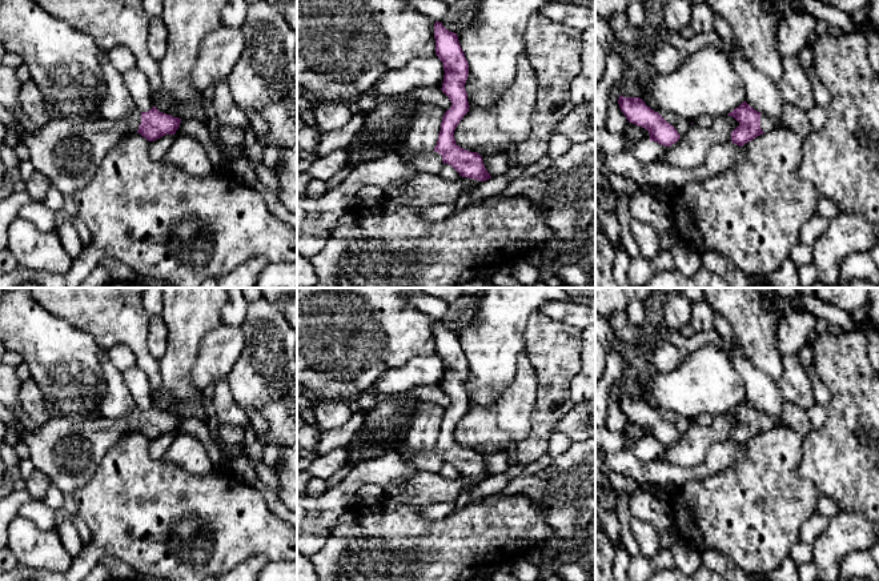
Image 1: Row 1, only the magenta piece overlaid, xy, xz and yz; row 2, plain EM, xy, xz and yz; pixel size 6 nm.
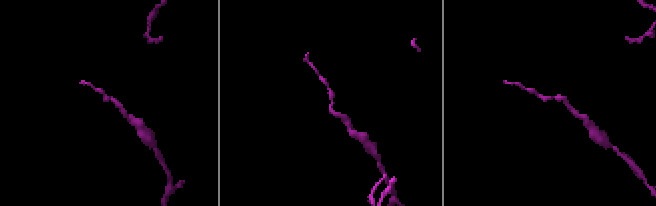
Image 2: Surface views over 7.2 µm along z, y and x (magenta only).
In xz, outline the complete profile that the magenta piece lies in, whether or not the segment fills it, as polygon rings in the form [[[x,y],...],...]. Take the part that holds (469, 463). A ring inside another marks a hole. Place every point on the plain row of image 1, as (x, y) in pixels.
[[[442,321],[434,322],[436,353],[443,364],[442,390],[451,400],[441,421],[437,444],[433,450],[410,453],[401,438],[388,446],[369,446],[362,432],[357,433],[353,444],[346,448],[346,465],[358,466],[366,461],[394,453],[418,472],[438,473],[443,462],[451,464],[462,476],[486,480],[491,477],[482,460],[482,454],[461,446],[454,437],[454,429],[469,410],[465,382],[469,374],[469,361],[454,330],[447,329]]]

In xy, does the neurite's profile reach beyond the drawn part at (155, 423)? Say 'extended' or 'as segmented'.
extended

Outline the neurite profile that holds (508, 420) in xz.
[[[527,353],[518,356],[517,372],[510,385],[499,393],[489,406],[470,404],[454,429],[454,437],[461,446],[475,450],[478,446],[498,448],[507,450],[511,444],[526,438],[531,430],[531,414],[537,401],[537,376]]]

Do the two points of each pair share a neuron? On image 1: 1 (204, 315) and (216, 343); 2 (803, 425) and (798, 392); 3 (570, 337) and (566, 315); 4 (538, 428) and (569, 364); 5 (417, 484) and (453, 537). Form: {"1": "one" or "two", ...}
{"1": "two", "2": "two", "3": "two", "4": "one", "5": "two"}

